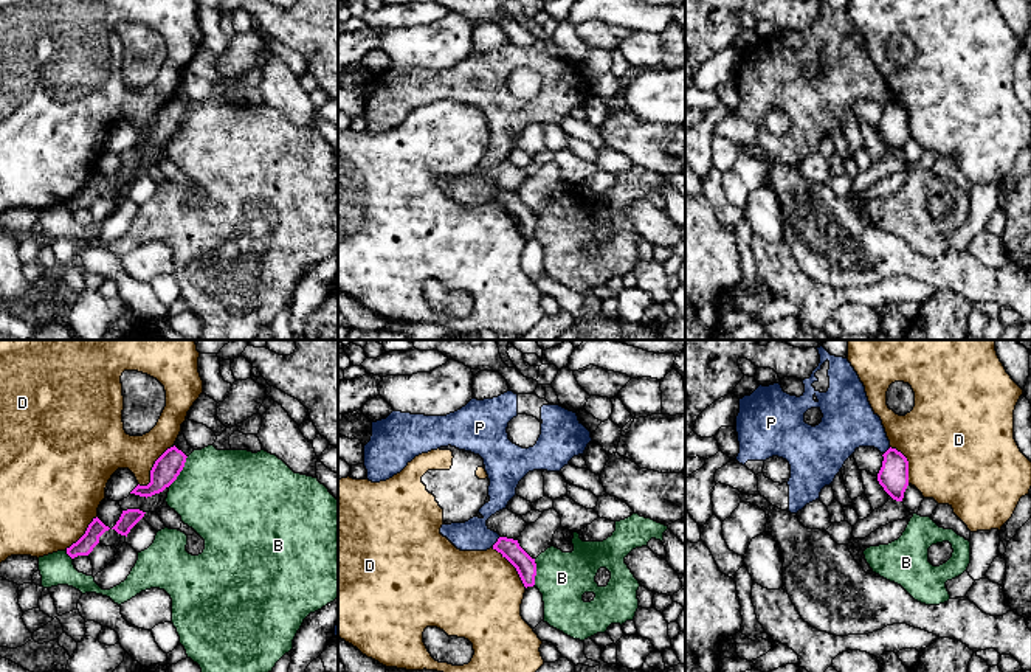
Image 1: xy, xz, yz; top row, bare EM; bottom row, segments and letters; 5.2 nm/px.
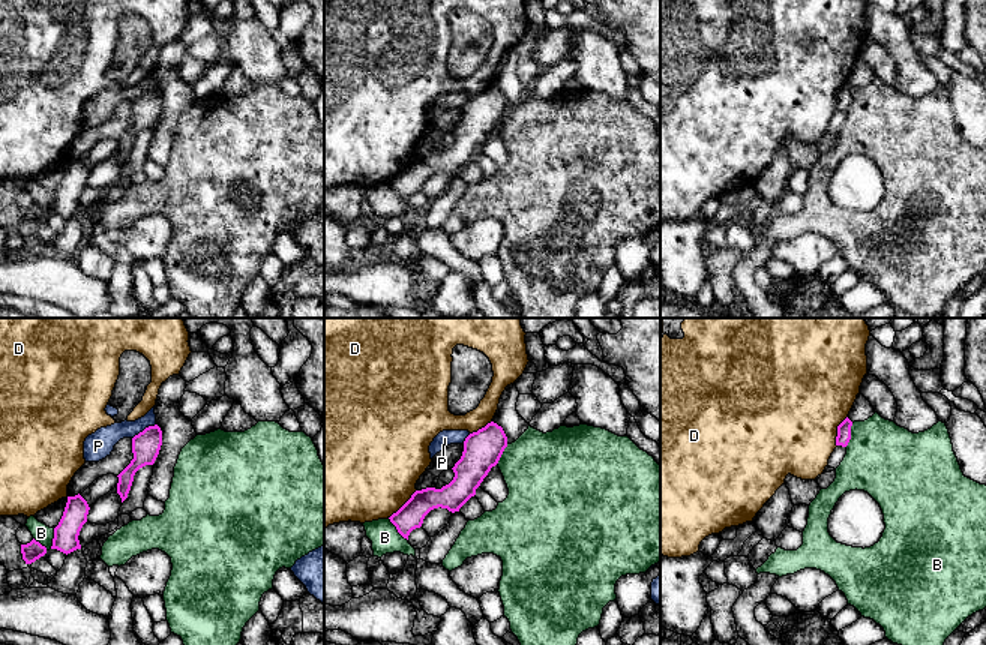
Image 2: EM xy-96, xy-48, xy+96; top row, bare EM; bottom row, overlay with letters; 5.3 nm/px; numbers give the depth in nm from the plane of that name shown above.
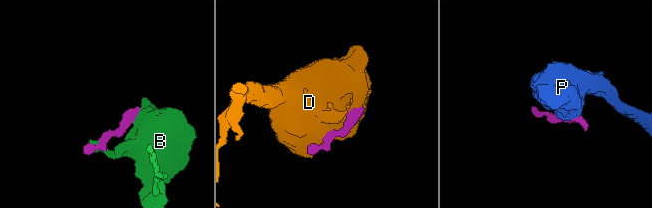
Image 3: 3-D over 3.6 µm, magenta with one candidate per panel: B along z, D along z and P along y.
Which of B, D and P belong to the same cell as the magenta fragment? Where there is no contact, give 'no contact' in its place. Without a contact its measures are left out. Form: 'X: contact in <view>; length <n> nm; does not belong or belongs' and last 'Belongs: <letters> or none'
B: contact in xy; length 180 nm; does not belong
D: contact in xy; length 280 nm; does not belong
P: contact in xz; length 80 nm; does not belong
Belongs: none

